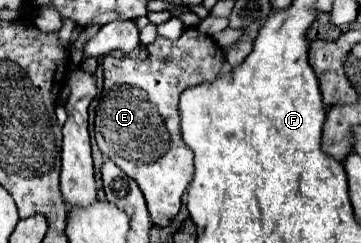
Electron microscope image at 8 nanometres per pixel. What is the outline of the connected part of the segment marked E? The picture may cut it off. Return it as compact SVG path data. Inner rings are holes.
M198 28L184 30L178 40L158 36L148 48L150 56L144 62L130 56L102 58L104 90L96 108L94 132L102 154L140 186L152 224L168 226L182 206L182 194L194 172L194 154L184 144L180 132L178 100L186 88L218 76L224 50L208 34L198 32Z

